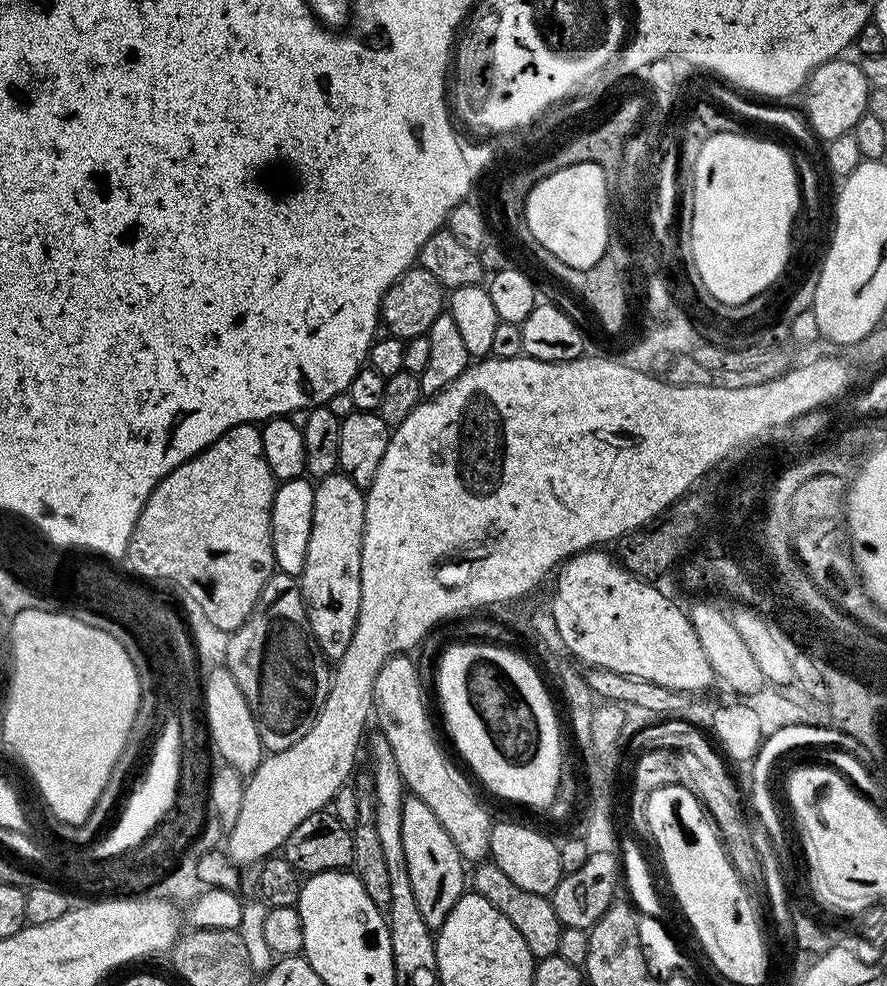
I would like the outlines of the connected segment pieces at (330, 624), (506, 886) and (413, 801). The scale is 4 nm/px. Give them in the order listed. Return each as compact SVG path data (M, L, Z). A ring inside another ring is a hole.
M337 470L321 476L314 484L314 518L310 530L310 546L306 546L306 566L298 578L298 591L308 614L308 631L329 661L338 662L346 654L356 629L360 609L360 567L364 537L365 489L358 487L349 476Z
M484 862L477 868L480 869L473 876L471 873L470 876L471 887L479 896L489 900L499 912L506 914L506 918L510 918L510 922L514 922L514 930L518 930L518 934L522 934L522 938L526 938L526 946L530 946L533 957L537 961L542 961L547 956L557 955L561 951L562 925L558 914L554 914L551 899L539 892L522 890L522 886L514 886L514 882L510 882L510 878L506 878L506 874L502 874L502 870L495 862Z
M409 795L402 806L402 850L406 850L406 862L410 870L410 886L414 886L414 898L426 926L438 930L446 922L453 906L466 892L465 861L454 846L450 834L434 818L434 810L418 797Z

